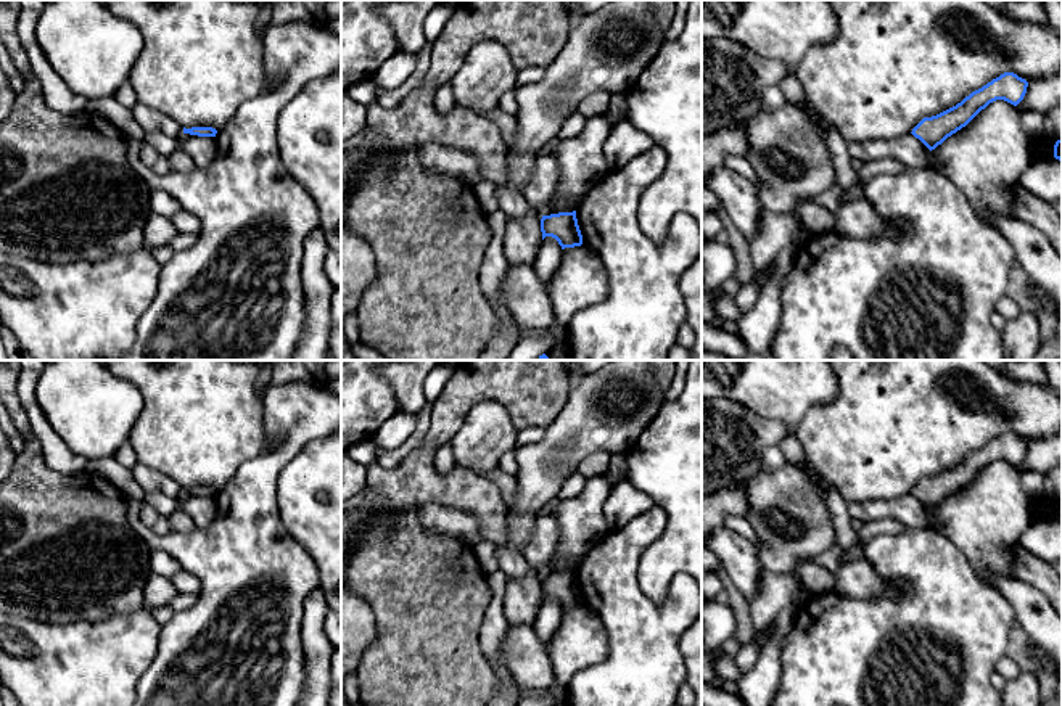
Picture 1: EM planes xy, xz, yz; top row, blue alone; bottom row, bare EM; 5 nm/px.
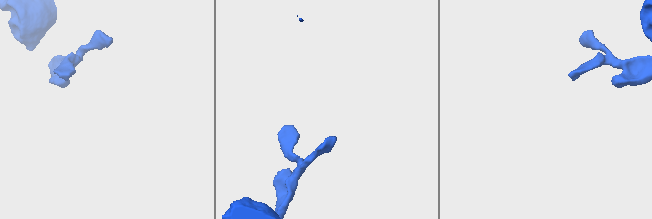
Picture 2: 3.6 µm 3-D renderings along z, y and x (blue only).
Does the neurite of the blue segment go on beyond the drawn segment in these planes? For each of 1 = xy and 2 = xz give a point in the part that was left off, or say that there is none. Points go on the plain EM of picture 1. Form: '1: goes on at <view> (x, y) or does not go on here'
1: does not go on here
2: does not go on here

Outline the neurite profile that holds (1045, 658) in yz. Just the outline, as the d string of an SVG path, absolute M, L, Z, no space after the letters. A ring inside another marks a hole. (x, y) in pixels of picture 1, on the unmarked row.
M1031 640L1028 645L1028 650L1041 663L1041 666L1048 669L1057 679L1062 669L1057 666L1056 659L1048 651L1044 651L1039 645L1033 643Z

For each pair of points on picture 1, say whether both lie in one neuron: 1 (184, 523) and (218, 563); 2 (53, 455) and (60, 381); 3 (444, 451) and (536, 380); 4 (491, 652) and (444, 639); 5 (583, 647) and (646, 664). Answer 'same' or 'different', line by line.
1: different
2: different
3: different
4: different
5: different

